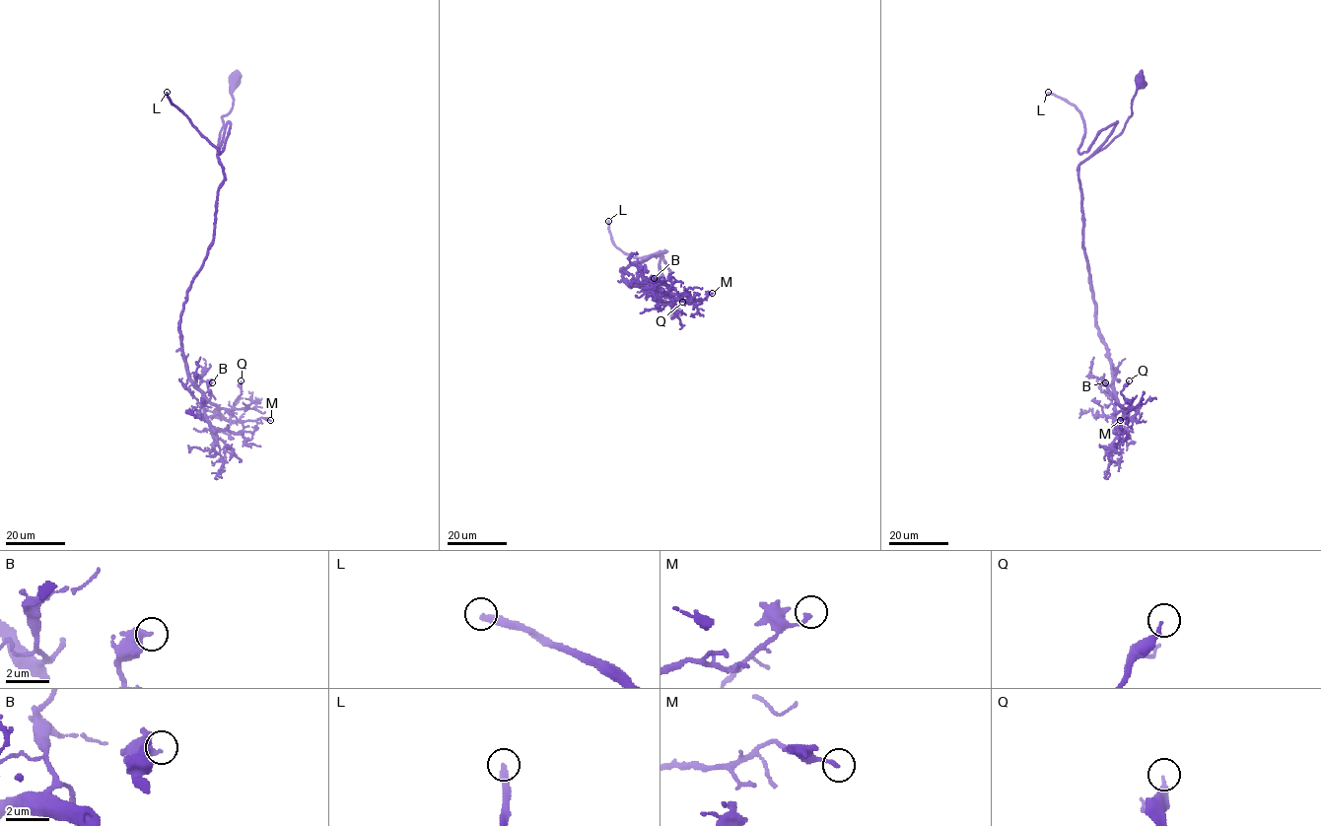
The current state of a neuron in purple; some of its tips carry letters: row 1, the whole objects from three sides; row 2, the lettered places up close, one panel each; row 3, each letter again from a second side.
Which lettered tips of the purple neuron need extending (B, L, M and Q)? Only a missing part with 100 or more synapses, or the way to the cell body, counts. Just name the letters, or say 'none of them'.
L

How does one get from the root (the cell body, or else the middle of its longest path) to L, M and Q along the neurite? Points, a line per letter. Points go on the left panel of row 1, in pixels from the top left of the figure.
L: (235, 79), (232, 109), (222, 117), (218, 149), (228, 122), (230, 130), (220, 153), (167, 92)
M: (235, 79), (214, 237), (180, 345), (211, 402), (270, 420)
Q: (235, 79), (217, 150), (224, 182), (214, 237), (187, 293), (180, 334), (188, 378), (225, 420), (241, 380)

